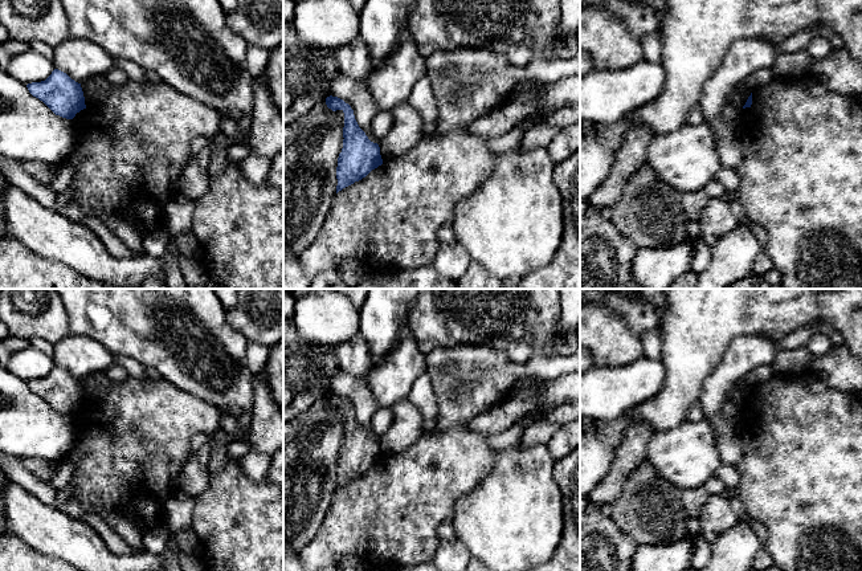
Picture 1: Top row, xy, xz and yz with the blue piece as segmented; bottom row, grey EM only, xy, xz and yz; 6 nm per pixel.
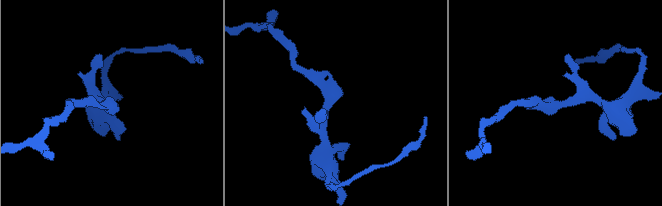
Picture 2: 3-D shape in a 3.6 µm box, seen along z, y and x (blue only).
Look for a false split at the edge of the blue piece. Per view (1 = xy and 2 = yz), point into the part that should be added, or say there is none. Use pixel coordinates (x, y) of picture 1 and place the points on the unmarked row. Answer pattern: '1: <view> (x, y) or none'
1: none
2: none

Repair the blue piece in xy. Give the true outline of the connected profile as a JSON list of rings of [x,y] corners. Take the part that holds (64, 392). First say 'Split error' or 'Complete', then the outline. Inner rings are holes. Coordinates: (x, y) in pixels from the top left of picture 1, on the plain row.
Complete. [[[58,366],[45,378],[28,380],[26,384],[33,393],[62,415],[73,416],[77,409],[86,405],[81,380]]]

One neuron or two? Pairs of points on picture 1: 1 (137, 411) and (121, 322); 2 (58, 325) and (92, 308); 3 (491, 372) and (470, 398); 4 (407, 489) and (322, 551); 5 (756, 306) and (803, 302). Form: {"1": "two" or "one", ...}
{"1": "two", "2": "two", "3": "one", "4": "one", "5": "one"}

